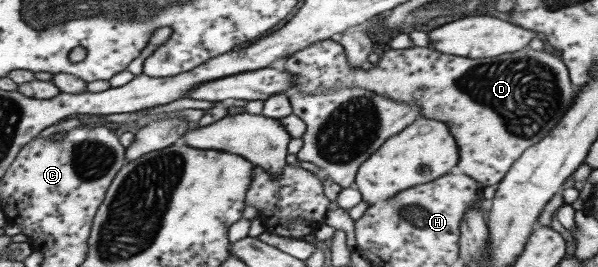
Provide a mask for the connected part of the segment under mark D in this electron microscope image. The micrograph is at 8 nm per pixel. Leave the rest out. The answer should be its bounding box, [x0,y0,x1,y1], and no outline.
[280,38,575,186]

